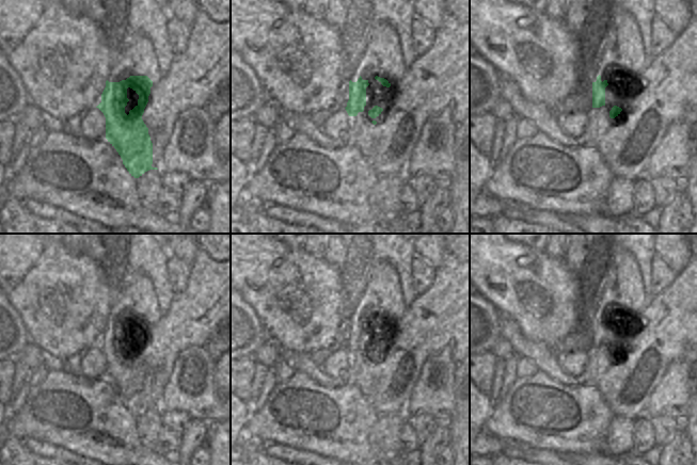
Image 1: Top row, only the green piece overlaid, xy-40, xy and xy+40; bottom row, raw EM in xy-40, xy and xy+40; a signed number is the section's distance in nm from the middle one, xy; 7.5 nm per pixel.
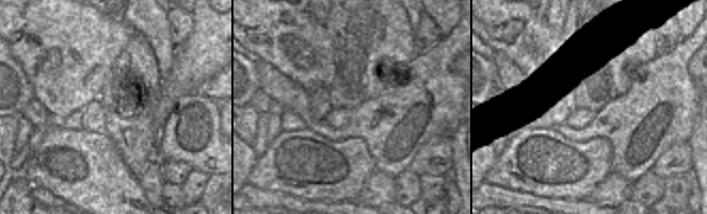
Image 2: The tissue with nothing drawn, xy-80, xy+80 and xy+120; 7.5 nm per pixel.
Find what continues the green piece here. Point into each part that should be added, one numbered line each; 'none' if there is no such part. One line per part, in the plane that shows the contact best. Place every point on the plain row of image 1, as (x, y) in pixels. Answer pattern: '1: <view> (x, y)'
1: xy-40 (137, 297)

